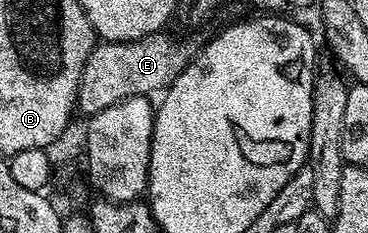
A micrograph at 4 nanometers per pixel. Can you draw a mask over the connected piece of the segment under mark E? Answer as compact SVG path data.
M158 32L130 42L98 41L97 45L93 47L91 56L87 56L87 64L83 68L83 76L79 80L77 110L85 113L85 116L92 116L129 97L153 96L156 90L164 92L177 79L179 72L183 72L183 68L188 66L190 57L191 50L188 50L183 43L176 42L169 32Z

